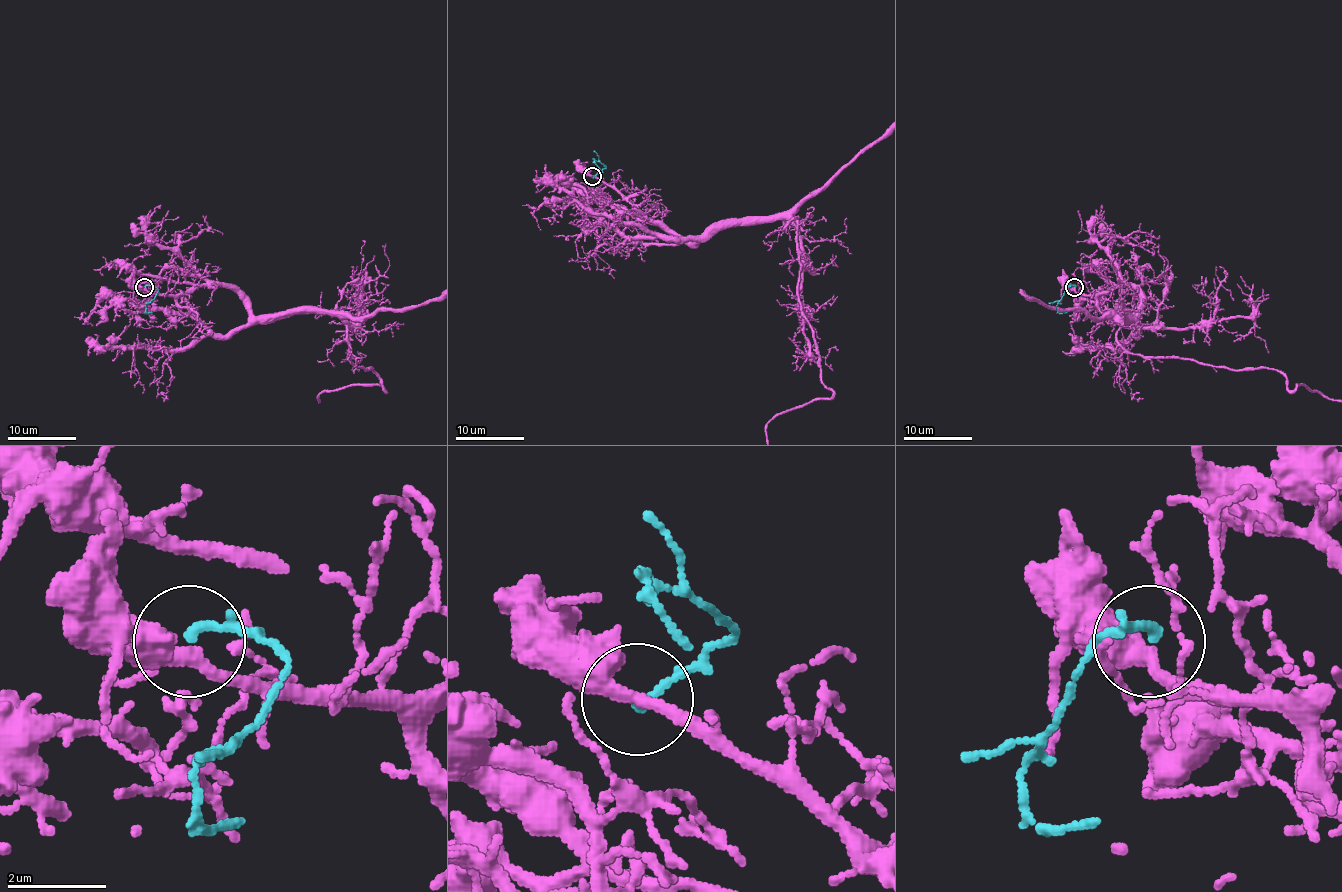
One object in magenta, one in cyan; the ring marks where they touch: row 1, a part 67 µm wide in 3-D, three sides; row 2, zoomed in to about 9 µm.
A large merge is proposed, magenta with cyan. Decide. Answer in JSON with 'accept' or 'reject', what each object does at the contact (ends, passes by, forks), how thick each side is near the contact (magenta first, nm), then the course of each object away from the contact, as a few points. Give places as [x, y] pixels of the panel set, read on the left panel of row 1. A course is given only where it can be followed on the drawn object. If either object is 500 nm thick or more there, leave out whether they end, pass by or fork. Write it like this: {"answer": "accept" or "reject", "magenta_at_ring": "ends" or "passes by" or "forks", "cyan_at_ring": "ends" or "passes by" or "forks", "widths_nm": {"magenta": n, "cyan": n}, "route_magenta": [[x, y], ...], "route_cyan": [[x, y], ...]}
{"answer": "accept", "magenta_at_ring": "passes by", "cyan_at_ring": "passes by", "widths_nm": {"magenta": 320, "cyan": 140}, "route_cyan": [[145, 287], [153, 285], [157, 288], [155, 295], [145, 305], [147, 312], [152, 312]]}

